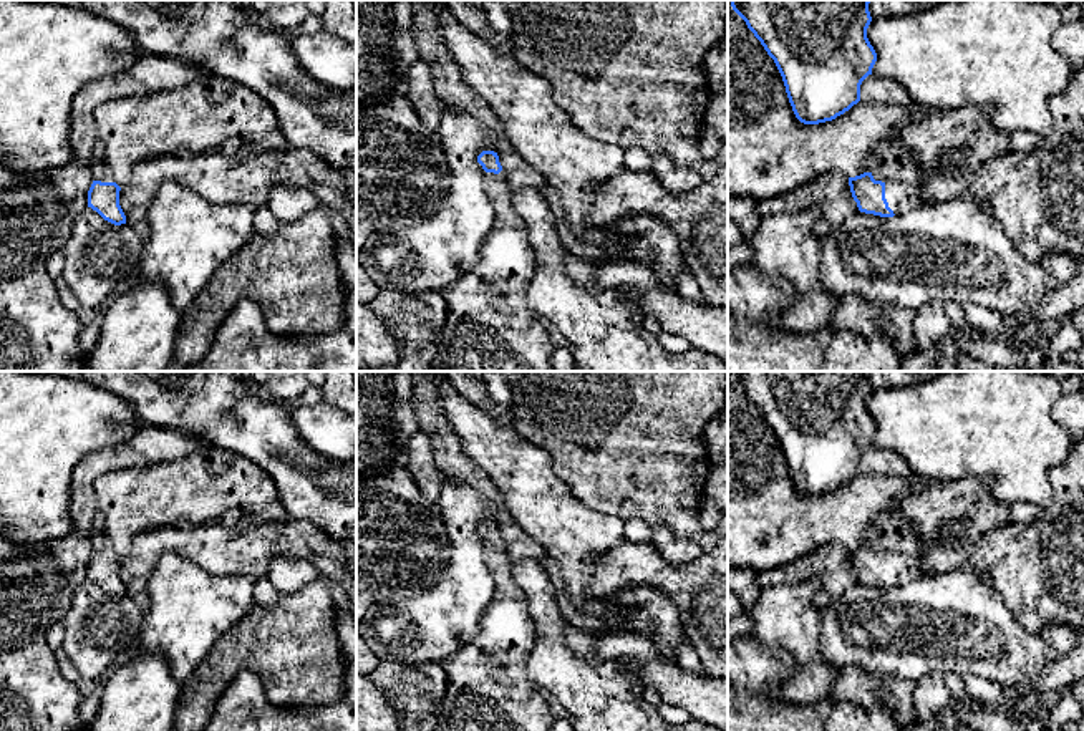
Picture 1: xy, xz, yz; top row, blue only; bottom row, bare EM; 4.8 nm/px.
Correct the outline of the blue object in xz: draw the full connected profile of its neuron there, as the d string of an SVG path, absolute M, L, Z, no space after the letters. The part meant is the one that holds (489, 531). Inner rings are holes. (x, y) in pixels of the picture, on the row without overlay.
M482 522L477 534L486 542L484 560L496 582L494 597L481 617L477 637L441 663L448 688L434 731L550 731L555 716L525 676L535 643L525 593L512 579L512 560L497 524Z

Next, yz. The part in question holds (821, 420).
M731 371L733 381L746 393L774 431L796 489L804 496L832 492L860 472L860 456L872 446L877 424L867 409L872 393L870 371Z

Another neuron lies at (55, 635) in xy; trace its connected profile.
M58 622L55 625L51 625L46 633L45 633L45 638L43 638L48 646L56 651L63 646L63 640L65 640L65 627L63 627L63 622Z

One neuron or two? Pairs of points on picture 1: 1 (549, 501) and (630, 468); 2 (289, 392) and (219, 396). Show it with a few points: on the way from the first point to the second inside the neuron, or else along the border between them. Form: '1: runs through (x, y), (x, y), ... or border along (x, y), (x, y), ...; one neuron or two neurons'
1: border along (551, 458), (554, 473), (569, 489), (604, 514); two neurons
2: border along (261, 392), (290, 406); two neurons

